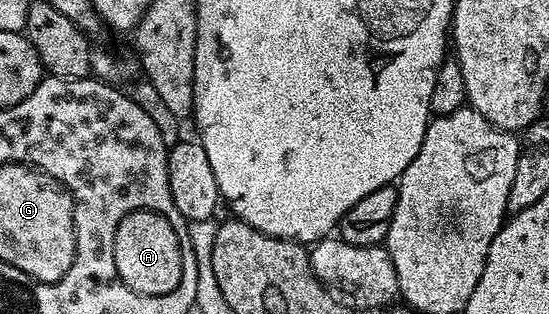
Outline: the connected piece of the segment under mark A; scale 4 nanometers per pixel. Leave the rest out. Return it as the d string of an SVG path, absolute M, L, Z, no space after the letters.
M142 210L123 217L113 239L113 257L119 279L140 296L171 294L184 273L183 241L179 233L174 214Z

